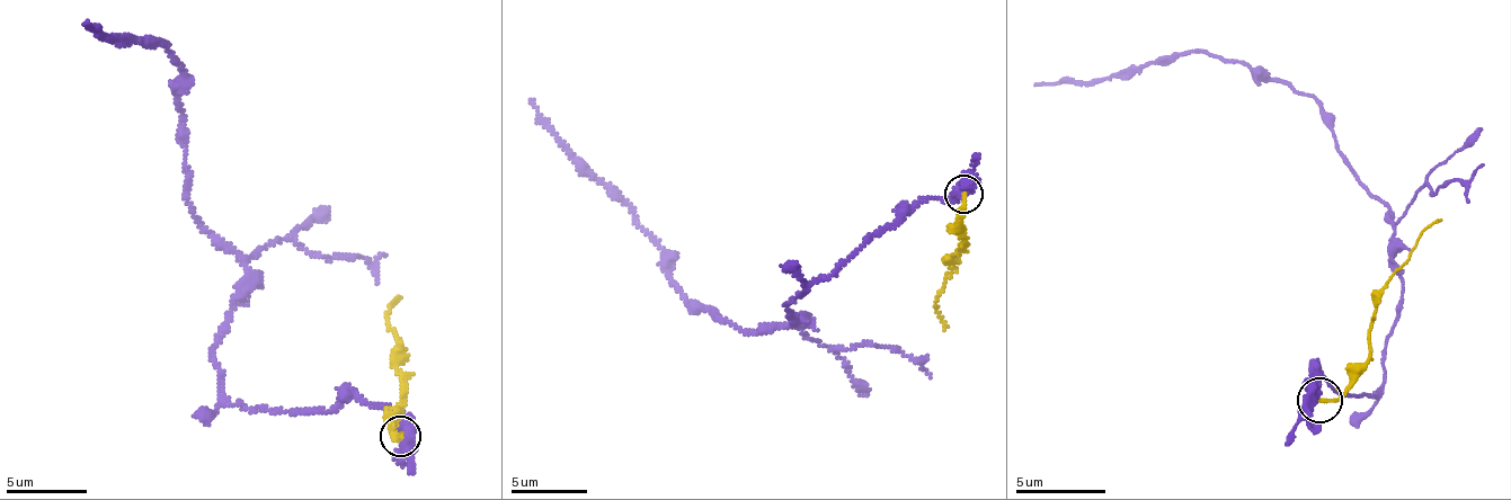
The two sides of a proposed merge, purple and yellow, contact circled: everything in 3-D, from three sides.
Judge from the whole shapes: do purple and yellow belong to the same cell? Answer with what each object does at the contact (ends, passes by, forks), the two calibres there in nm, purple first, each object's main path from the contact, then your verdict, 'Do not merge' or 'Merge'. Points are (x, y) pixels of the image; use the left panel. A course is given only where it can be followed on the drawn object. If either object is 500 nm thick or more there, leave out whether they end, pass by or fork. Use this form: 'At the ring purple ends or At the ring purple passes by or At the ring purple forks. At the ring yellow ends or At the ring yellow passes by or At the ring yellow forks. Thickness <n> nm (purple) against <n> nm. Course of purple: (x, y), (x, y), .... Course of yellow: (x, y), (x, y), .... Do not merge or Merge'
Thickness 600 nm (purple) against 170 nm. Course of purple: (401, 437), (348, 398), (291, 414), (219, 391), (246, 264), (188, 198), (185, 80), (161, 42), (85, 24). Course of yellow: (401, 437), (393, 427), (393, 416), (401, 404), (397, 350), (402, 345), (387, 315), (396, 297). Do not merge

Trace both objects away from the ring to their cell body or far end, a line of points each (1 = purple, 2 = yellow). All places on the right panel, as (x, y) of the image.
1: (1320, 401), (1316, 371), (1345, 399), (1384, 382), (1402, 274), (1327, 112), (1205, 51), (1036, 85)
2: (1320, 401), (1349, 385), (1349, 373), (1370, 353), (1374, 293), (1412, 248), (1442, 220)

